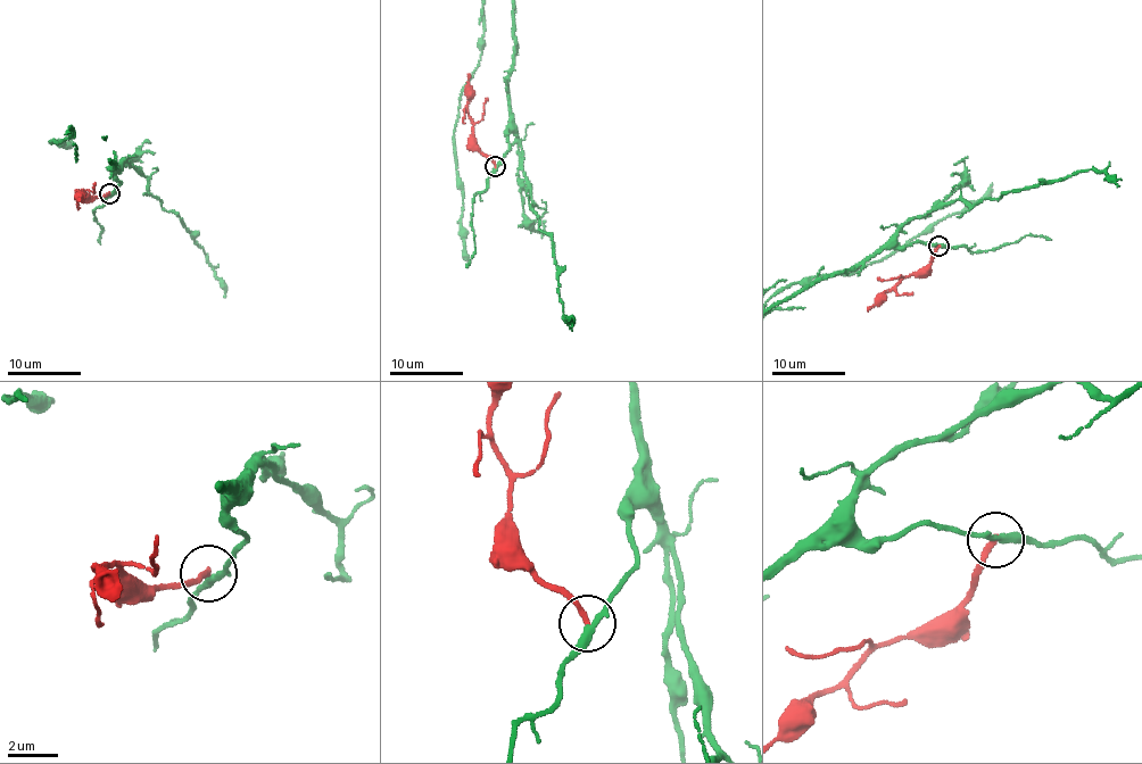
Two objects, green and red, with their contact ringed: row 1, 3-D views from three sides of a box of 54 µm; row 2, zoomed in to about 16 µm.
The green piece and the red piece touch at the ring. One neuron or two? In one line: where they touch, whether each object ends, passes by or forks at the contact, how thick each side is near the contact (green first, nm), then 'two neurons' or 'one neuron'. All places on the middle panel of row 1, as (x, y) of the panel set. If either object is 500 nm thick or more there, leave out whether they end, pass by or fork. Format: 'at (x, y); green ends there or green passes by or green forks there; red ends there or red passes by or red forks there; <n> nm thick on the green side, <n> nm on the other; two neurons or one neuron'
at (495, 166); green passes by; red ends there; 280 nm thick on the green side, 240 nm on the other; two neurons

